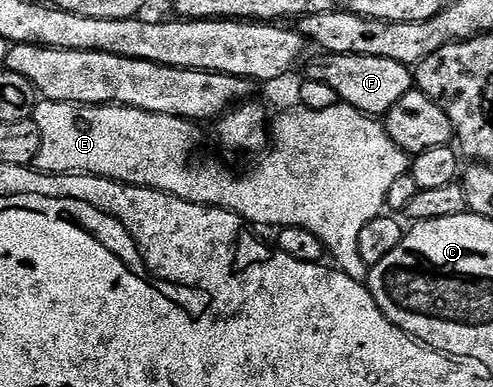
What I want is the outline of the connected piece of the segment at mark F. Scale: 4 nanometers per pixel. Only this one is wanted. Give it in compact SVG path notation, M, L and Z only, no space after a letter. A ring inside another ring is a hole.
M317 53L317 58L308 66L308 78L322 80L330 84L334 92L340 94L343 105L353 106L369 116L383 116L414 88L413 71L398 60L386 60L382 56L362 56L361 54Z

